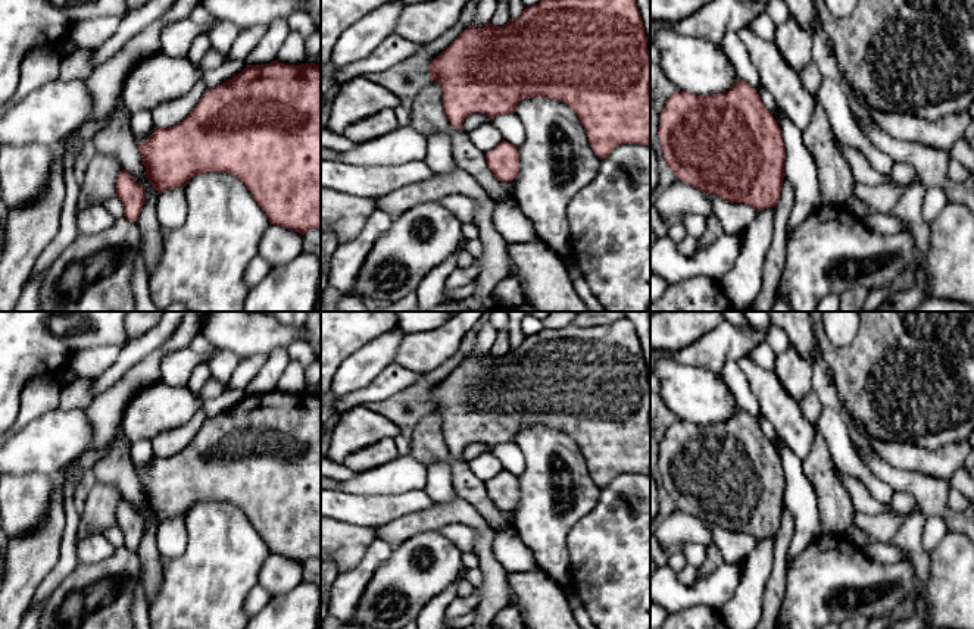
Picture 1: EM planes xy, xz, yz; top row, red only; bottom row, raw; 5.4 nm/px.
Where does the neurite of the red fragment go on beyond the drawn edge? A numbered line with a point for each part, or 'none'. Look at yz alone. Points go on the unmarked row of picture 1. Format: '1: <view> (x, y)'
none

